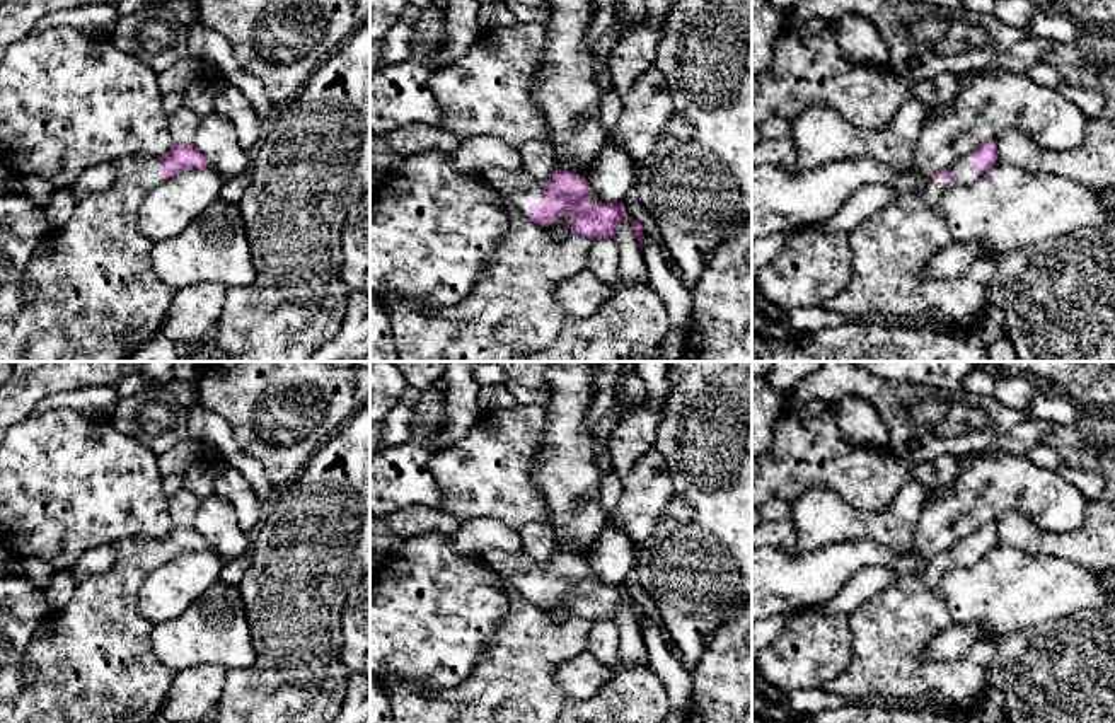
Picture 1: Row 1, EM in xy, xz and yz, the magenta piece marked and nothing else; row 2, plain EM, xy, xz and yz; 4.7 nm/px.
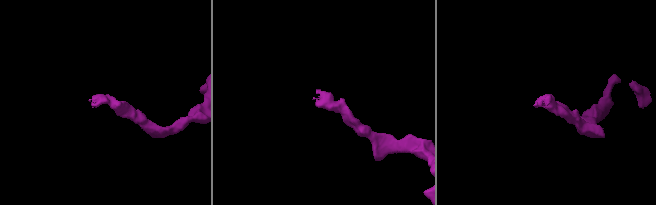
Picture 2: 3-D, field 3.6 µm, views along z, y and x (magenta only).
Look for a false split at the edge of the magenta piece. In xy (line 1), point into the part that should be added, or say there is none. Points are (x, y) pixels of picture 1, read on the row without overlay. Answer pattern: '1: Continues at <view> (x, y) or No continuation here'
1: Continues at xy (92, 662)

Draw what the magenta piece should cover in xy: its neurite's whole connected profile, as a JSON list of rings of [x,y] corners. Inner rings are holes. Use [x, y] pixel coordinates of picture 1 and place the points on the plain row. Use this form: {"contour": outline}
{"contour": [[[177,527],[162,539],[126,537],[114,544],[114,566],[77,583],[68,604],[39,624],[24,653],[24,687],[14,701],[0,703],[0,723],[150,723],[160,716],[162,701],[176,675],[153,653],[147,621],[138,605],[140,587],[152,570],[188,551],[210,549],[191,527]]]}

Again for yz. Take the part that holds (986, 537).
{"contour": [[[987,522],[970,535],[938,552],[929,566],[859,604],[849,616],[852,658],[832,680],[822,685],[835,696],[866,697],[871,694],[890,699],[938,699],[956,716],[972,716],[984,691],[985,667],[997,650],[994,638],[977,641],[958,660],[924,660],[926,645],[941,631],[955,624],[945,595],[938,588],[950,568],[972,566],[997,544],[997,523]]]}

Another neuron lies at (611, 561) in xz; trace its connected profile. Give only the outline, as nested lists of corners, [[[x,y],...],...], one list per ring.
[[[607,527],[585,563],[600,587],[614,587],[631,580],[636,547],[626,532]]]

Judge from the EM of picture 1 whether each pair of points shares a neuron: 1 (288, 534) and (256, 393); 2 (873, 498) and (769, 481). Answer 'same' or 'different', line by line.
1: different
2: same

